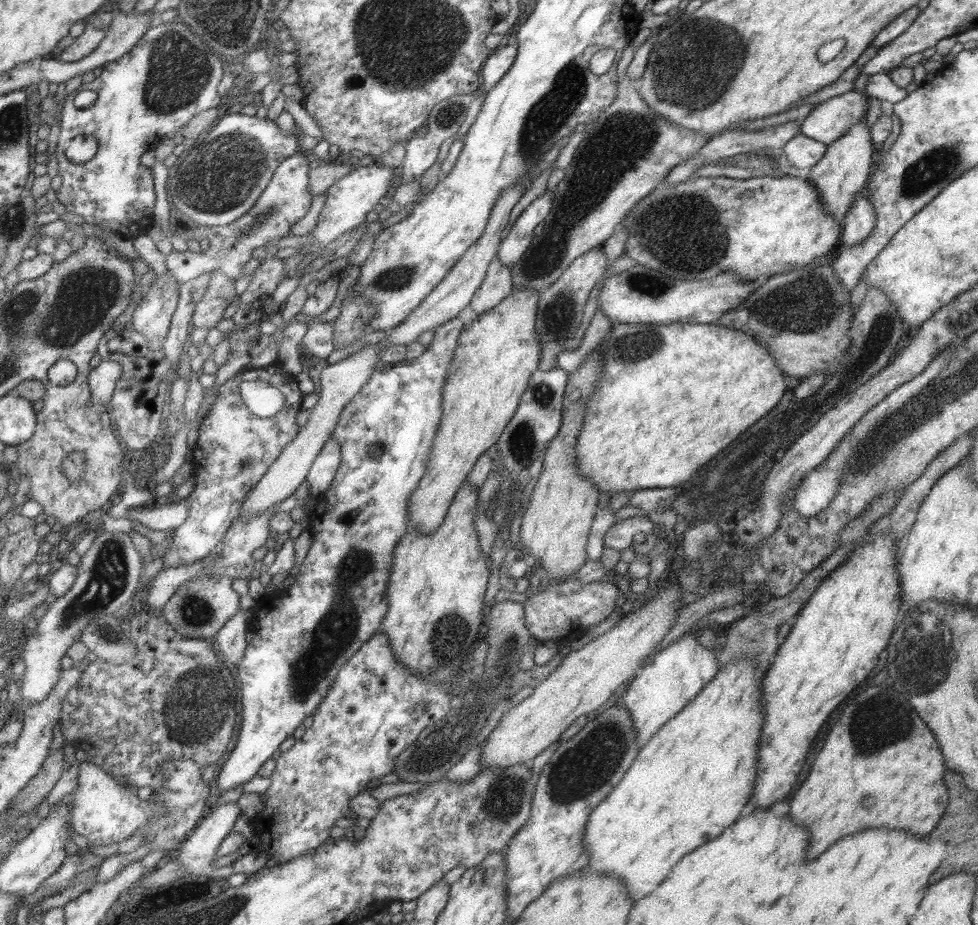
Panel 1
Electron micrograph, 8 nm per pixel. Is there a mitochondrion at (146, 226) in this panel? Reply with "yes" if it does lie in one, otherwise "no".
no

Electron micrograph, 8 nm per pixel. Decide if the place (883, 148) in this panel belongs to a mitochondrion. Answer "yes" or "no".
no

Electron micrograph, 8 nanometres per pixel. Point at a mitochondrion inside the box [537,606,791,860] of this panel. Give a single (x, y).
(588, 765)

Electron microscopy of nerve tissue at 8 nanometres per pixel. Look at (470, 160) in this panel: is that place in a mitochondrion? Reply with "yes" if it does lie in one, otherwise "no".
no

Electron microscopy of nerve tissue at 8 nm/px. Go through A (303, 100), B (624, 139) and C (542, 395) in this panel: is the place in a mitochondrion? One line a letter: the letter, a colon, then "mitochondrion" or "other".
A: other
B: mitochondrion
C: mitochondrion

